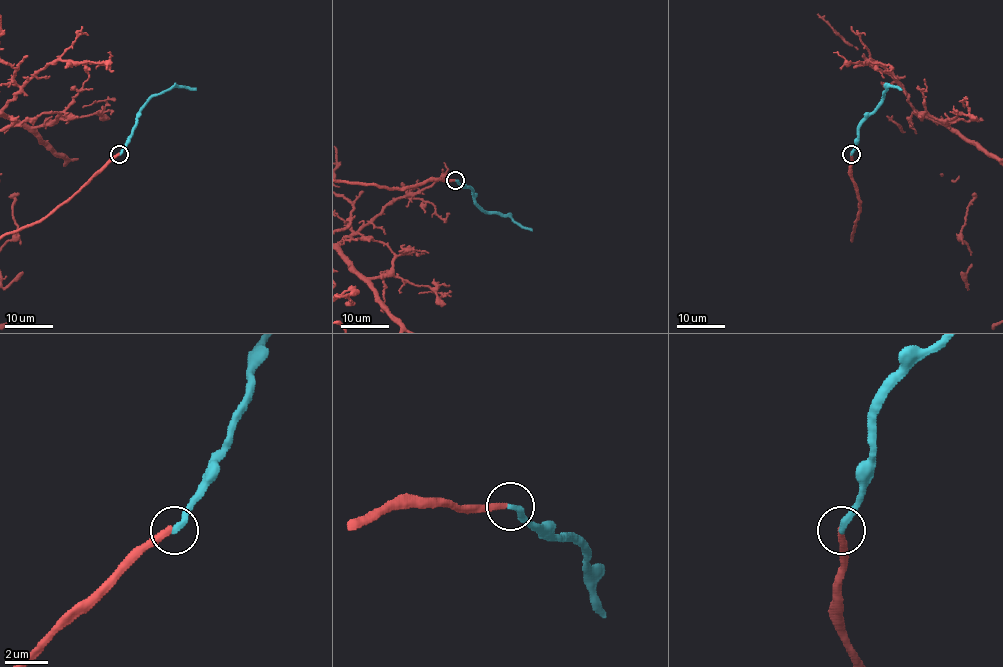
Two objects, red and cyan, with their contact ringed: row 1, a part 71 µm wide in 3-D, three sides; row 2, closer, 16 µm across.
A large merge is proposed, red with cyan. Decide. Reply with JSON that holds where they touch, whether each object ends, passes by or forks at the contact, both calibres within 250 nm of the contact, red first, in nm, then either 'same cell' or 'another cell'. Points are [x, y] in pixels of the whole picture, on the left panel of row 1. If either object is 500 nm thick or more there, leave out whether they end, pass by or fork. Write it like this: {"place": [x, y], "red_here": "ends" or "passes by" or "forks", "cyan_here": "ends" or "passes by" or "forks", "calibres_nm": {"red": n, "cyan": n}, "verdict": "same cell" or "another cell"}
{"place": [119, 154], "red_here": "ends", "cyan_here": "ends", "calibres_nm": {"red": 320, "cyan": 320}, "verdict": "same cell"}

